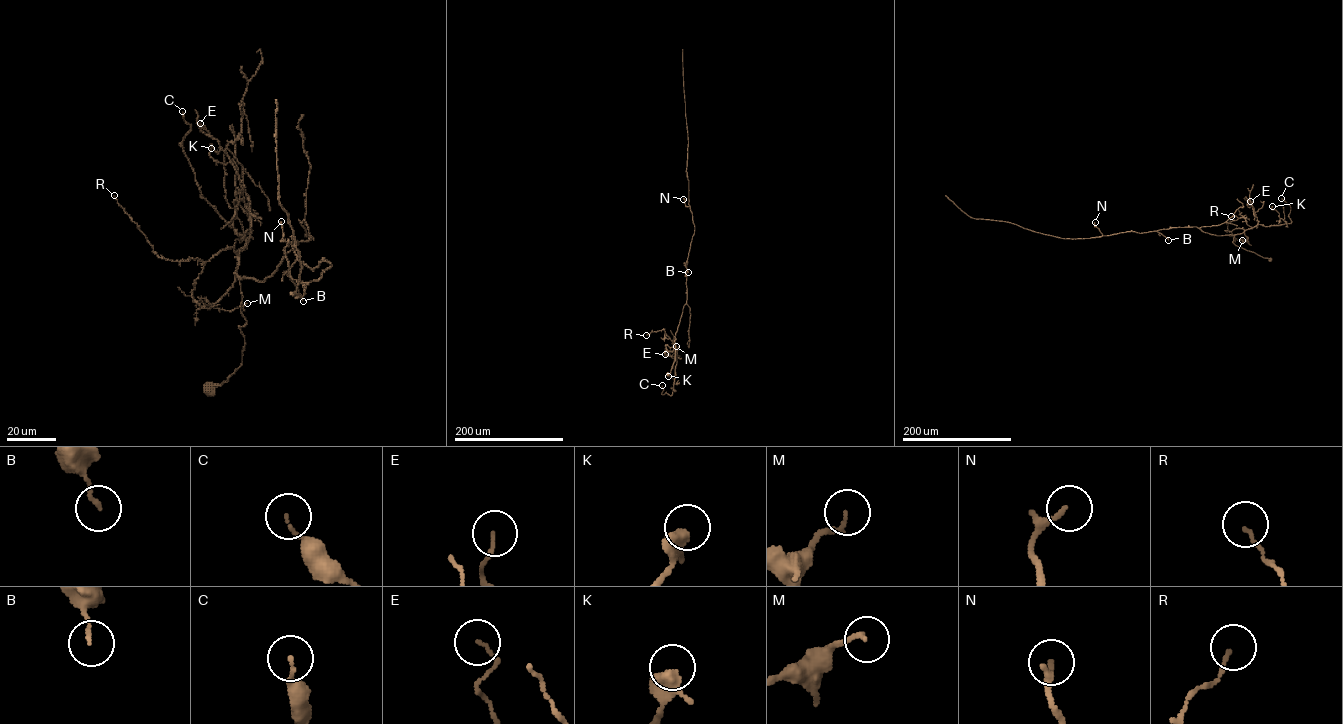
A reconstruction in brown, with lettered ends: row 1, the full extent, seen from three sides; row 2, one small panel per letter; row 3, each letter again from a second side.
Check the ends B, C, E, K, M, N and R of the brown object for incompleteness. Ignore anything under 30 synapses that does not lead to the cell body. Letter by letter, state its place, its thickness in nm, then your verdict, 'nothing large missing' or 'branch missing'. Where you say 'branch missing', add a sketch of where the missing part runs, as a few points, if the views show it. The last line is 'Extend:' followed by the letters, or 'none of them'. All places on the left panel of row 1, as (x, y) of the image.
B: (303, 301) | 100 nm | nothing large missing
C: (182, 111) | 100 nm | nothing large missing
E: (200, 123) | 80 nm | nothing large missing
K: (211, 148) | 340 nm | nothing large missing
M: (247, 303) | 130 nm | nothing large missing
N: (281, 221) | 170 nm | nothing large missing
R: (114, 195) | 100 nm | nothing large missing
Extend: none of them

